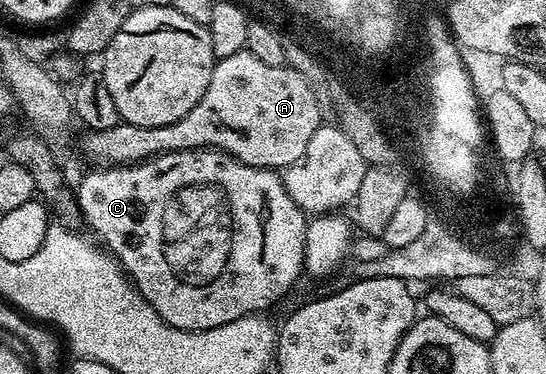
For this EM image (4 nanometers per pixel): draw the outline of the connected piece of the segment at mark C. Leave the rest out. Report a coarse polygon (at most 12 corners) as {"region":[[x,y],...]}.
{"region":[[219,149],[97,167],[84,224],[177,329],[290,296],[307,214]]}

